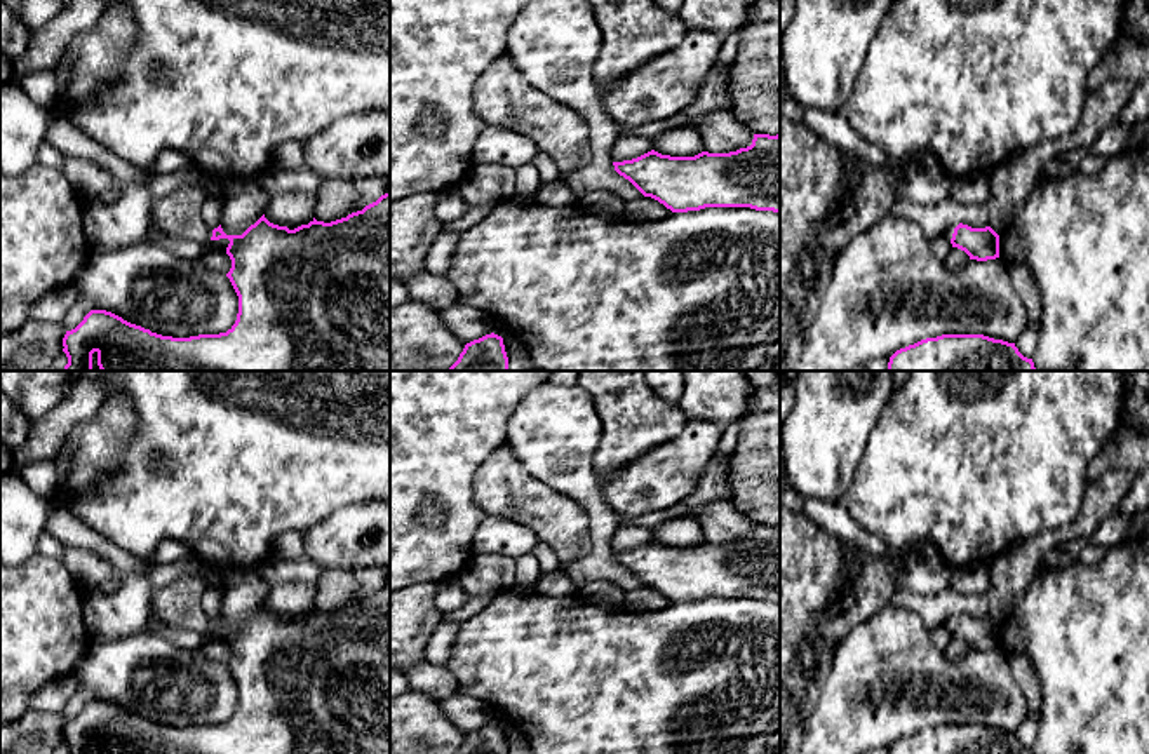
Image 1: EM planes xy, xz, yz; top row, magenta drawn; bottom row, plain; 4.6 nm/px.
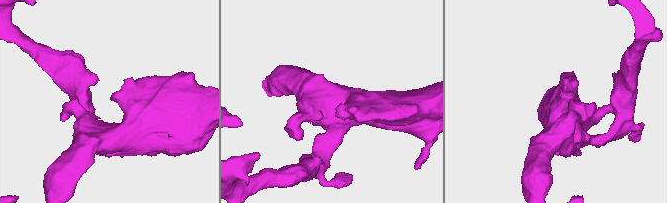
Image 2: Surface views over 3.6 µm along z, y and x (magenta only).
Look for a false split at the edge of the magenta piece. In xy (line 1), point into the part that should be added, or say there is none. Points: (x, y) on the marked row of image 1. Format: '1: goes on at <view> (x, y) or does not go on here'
1: goes on at xy (178, 215)

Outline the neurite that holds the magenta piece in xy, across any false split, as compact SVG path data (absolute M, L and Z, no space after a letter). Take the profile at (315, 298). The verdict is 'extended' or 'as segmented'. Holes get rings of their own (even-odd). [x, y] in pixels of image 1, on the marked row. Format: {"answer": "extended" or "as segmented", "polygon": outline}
{"answer": "extended", "polygon": "M195 179L190 188L172 192L148 212L148 223L172 239L183 239L192 242L228 239L226 254L232 259L232 268L226 273L237 296L239 313L235 324L219 334L198 334L190 338L172 338L151 333L141 326L131 324L122 317L106 310L91 310L84 320L71 331L66 331L63 338L63 352L68 357L68 364L61 371L92 371L92 353L97 353L97 366L101 371L390 371L390 193L381 195L376 202L366 205L362 211L352 212L346 218L324 223L315 218L308 225L301 225L294 230L270 223L265 214L251 225L242 235L226 235L221 225L211 230L202 219L202 205L212 199L212 193Z"}

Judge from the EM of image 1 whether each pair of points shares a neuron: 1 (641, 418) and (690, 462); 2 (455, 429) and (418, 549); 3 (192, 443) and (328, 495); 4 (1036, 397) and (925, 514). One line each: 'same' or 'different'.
1: different
2: same
3: same
4: same

